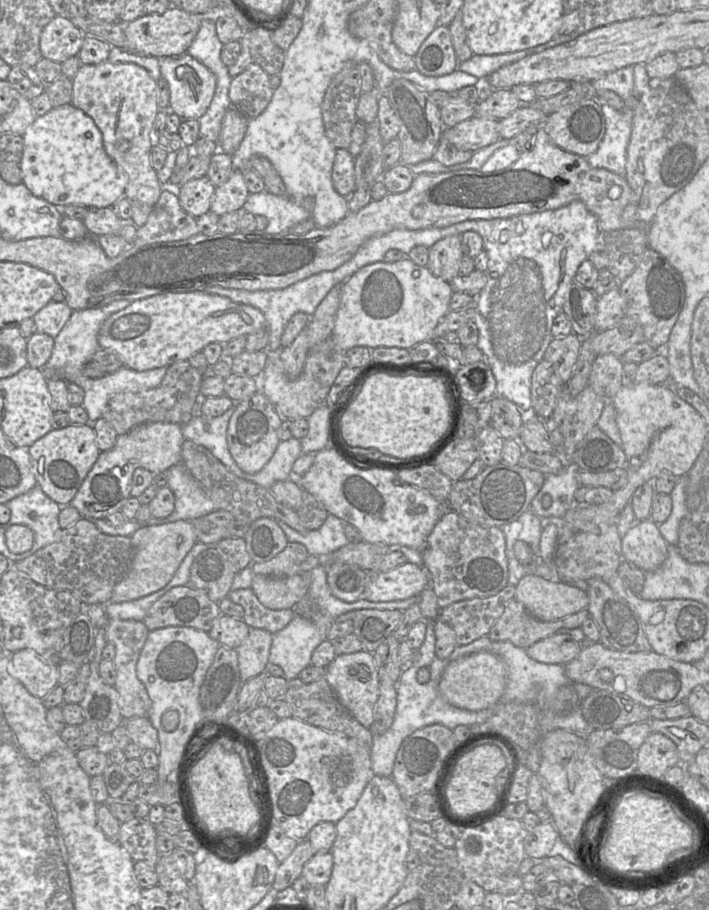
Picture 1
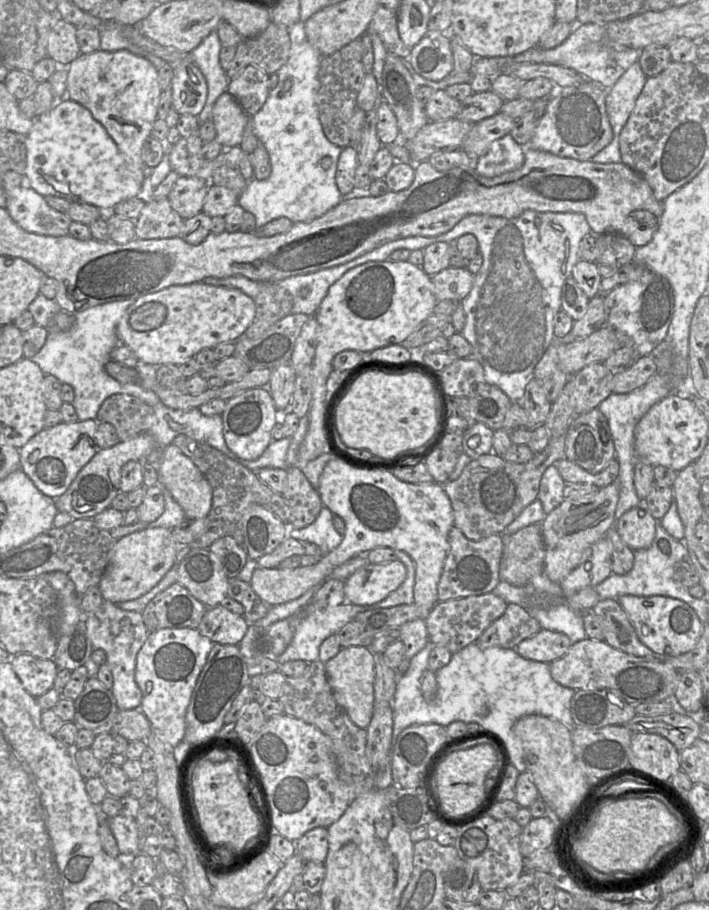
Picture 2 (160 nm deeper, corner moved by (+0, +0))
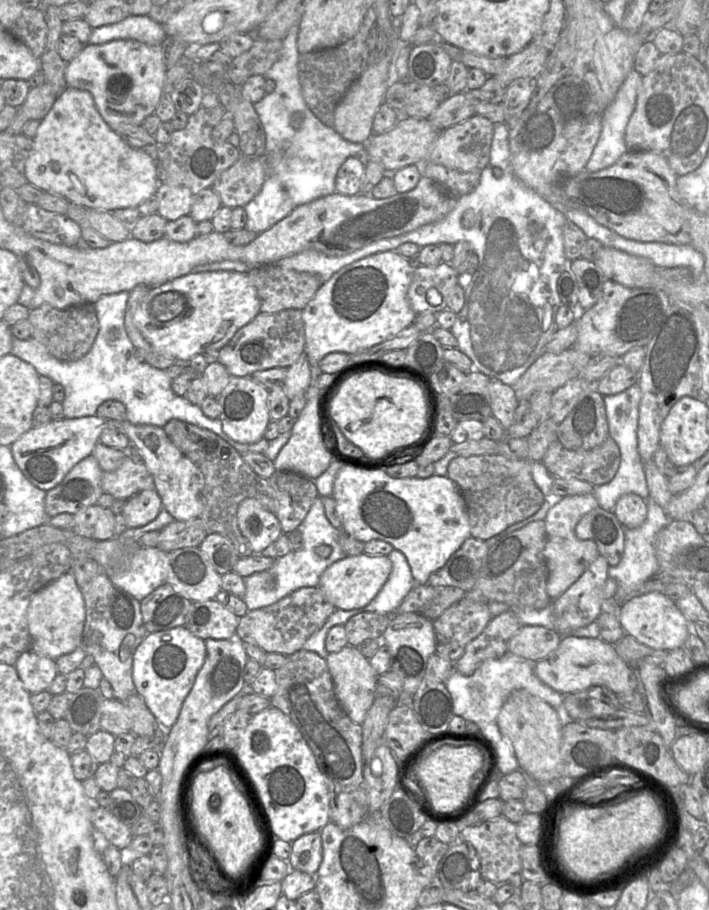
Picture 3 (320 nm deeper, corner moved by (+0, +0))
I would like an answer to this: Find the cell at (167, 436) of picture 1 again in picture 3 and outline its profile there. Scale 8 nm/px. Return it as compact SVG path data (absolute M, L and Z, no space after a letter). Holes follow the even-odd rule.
M92 454L76 464L56 487L46 492L45 511L52 518L61 513L76 513L87 507L96 505L98 498L104 493L101 485L103 471Z

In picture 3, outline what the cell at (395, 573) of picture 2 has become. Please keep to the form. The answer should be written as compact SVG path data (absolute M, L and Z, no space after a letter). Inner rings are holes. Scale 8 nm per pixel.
M346 555L330 565L321 575L318 587L336 609L352 610L368 605L386 583L392 570L392 562L388 556Z

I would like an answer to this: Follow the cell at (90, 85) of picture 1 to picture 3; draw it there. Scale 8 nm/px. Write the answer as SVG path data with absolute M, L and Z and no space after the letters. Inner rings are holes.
M118 39L104 44L84 45L66 64L65 79L67 87L92 94L102 118L116 132L123 126L142 125L145 118L154 114L163 97L167 70L161 45Z

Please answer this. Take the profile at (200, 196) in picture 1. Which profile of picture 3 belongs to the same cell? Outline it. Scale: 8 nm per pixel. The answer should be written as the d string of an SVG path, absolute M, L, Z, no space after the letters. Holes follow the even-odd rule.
M159 184L157 213L167 221L175 221L190 214L194 194L187 187Z

